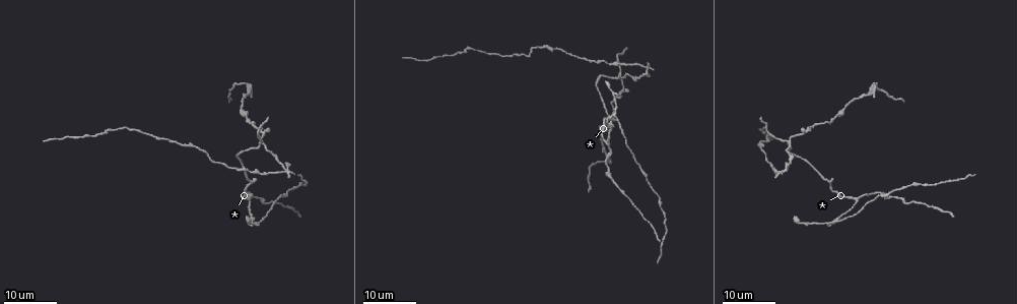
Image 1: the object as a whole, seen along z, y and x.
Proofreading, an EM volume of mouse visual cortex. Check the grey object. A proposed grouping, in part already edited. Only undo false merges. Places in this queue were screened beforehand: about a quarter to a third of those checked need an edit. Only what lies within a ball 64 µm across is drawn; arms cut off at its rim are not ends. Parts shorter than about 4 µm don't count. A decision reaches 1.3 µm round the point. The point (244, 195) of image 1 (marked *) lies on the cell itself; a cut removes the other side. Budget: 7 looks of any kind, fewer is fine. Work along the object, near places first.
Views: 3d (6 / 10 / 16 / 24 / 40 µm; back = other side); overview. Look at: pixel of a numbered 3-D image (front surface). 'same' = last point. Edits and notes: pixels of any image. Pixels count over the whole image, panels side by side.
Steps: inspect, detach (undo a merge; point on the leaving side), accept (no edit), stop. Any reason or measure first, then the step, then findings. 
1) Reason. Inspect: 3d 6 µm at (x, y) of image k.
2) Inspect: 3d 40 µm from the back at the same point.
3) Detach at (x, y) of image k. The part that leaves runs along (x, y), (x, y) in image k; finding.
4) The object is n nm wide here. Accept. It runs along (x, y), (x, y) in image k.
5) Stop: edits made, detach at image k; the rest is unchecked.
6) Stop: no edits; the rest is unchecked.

Thin arm on a thick one. Inspect: 3d 24 µm at (789, 144) of image 1.

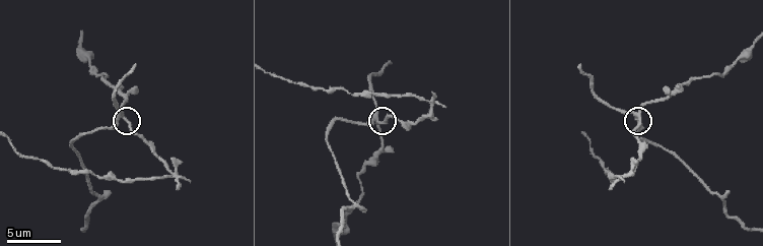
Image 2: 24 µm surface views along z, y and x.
Inspect: 3d 6 µm at (124, 116) of image 2.

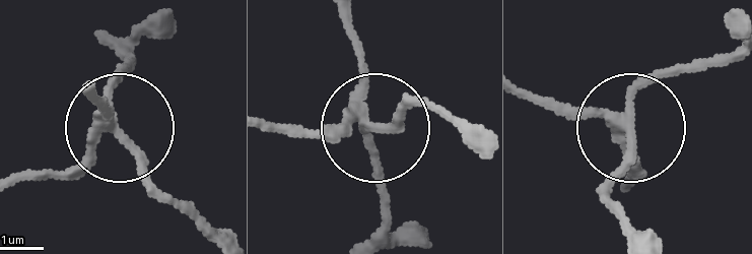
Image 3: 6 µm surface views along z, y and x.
The side arm is 34 µm long; 4 arms meet here. Detach at (148, 174) of image 3. A second cell is stuck on.

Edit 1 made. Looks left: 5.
Three-way junction. Inspect: 3d 24 µm at (857, 198) of image 1.

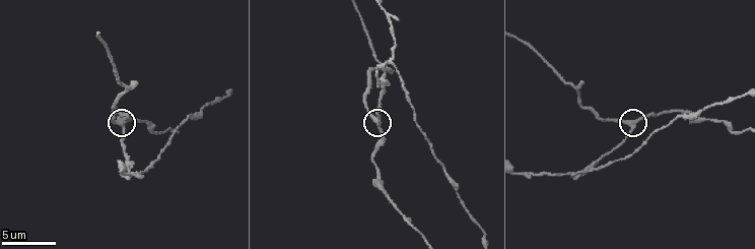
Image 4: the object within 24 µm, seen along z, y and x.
Inspect: 3d 6 µm at (635, 125) of image 4.

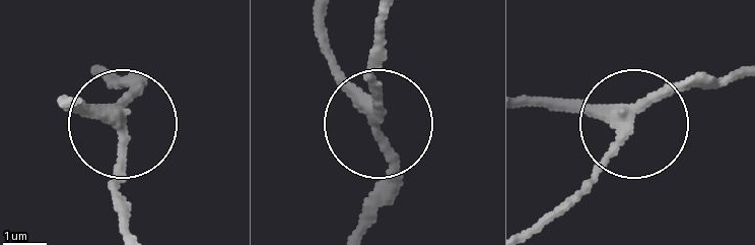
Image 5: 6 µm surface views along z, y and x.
Accept. It runs along (532, 97), (640, 112), (725, 78) in image 5; all the same cell.

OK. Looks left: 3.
Calibre changes. Inspect: 3d 6 µm at (141, 120) of image 4.

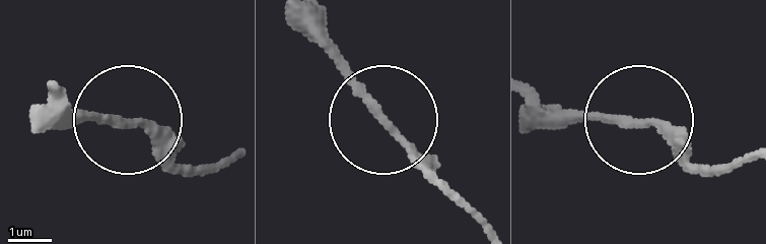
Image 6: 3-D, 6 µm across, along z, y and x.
Inspect: 3d 6 µm from the back at (136, 126) of image 6.

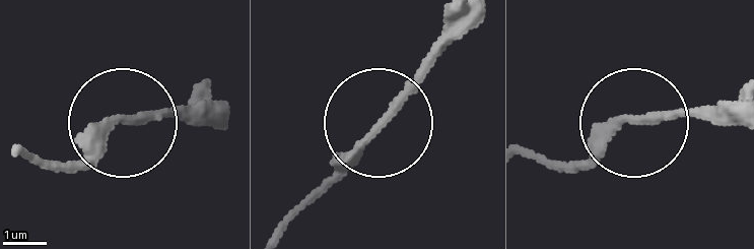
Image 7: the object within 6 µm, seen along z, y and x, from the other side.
Accept. It runs along (458, 18), (414, 96), (320, 190) in image 7; all the same cell.

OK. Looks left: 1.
Stop: edits made, detach at image 3; the rest is unchecked.

